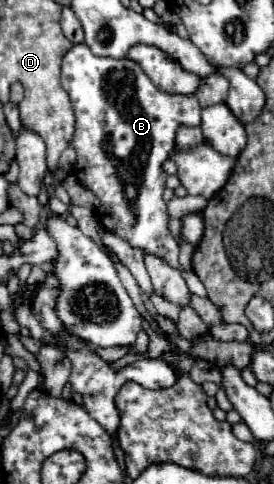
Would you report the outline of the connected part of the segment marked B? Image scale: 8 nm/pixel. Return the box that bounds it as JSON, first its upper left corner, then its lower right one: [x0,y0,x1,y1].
[62,44,202,268]

